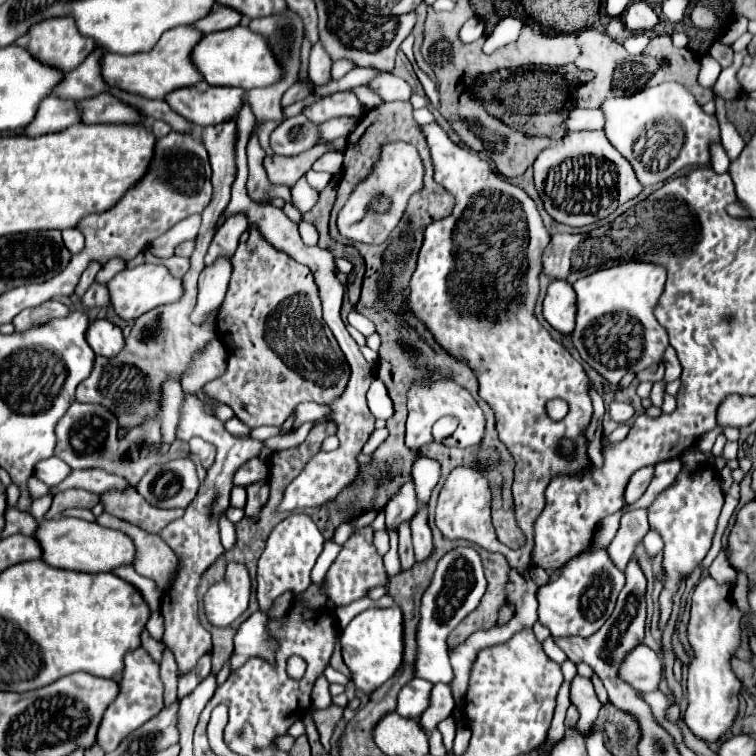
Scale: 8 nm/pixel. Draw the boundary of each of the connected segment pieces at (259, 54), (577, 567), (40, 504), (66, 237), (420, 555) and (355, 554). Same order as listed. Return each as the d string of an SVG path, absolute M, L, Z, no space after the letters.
M241 25L203 35L203 39L193 47L191 59L209 85L241 87L243 91L249 91L255 87L273 85L281 79L281 67L277 65L273 53L269 53L269 45L265 43L265 37Z
M605 549L591 555L573 557L557 579L539 587L537 603L539 603L539 621L551 629L555 639L563 637L591 637L613 613L617 595L625 585L625 575L619 571L609 557L605 557Z
M47 495L39 497L37 501L33 501L33 505L31 505L31 515L33 515L37 521L41 521L47 511L49 511L49 497L47 497Z
M65 229L63 231L63 241L65 241L65 247L71 251L71 253L79 253L85 245L85 237L79 229Z
M421 507L417 517L413 517L411 523L413 533L413 549L415 549L415 561L421 563L431 555L433 543L431 543L431 529L427 525L427 507Z
M365 527L361 531L355 531L347 543L343 545L343 551L339 557L333 561L331 569L327 571L325 577L325 593L335 601L335 605L347 605L355 599L365 597L365 593L377 585L387 583L387 573L383 567L383 559L377 557L377 551L373 549L373 531L371 527Z

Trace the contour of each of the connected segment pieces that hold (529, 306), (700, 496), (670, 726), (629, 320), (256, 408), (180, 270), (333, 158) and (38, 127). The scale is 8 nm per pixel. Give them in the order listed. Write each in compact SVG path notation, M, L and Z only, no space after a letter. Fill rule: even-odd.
M437 123L421 125L421 133L425 135L427 147L431 151L431 161L435 169L433 179L455 197L455 207L447 217L433 221L425 229L425 241L419 253L417 269L411 277L411 311L417 317L421 317L425 325L429 325L429 331L433 333L433 337L437 337L437 343L441 347L445 347L453 357L465 361L477 375L479 395L493 409L499 439L501 443L505 443L505 447L515 459L515 481L512 484L515 518L527 537L527 545L518 550L511 550L507 545L497 541L491 521L489 483L473 467L457 467L445 479L437 499L435 525L447 540L463 539L477 543L479 547L489 552L505 555L510 567L529 569L531 553L535 547L533 525L545 507L545 495L543 495L545 487L551 483L551 479L559 475L569 475L569 477L579 475L579 473L585 473L591 465L591 459L587 455L589 443L587 443L587 437L583 437L593 417L591 399L587 395L589 379L581 363L573 359L573 355L561 343L553 341L549 331L543 329L543 325L535 317L541 255L549 245L551 235L545 229L533 199L521 187L515 187L505 179L499 179L499 175L491 169L487 161L455 145ZM555 397L563 397L565 401L569 401L571 411L563 421L551 421L545 411L545 403ZM563 437L569 437L577 443L573 461L565 461L557 453L559 439Z
M703 469L701 473L679 473L677 481L671 487L667 487L649 507L649 525L661 533L663 543L665 543L663 567L667 571L667 583L659 597L659 603L661 603L659 625L661 627L665 627L671 615L673 595L679 587L679 581L705 559L711 547L711 539L715 535L721 507L723 507L723 493L719 487L719 477L713 469Z
M661 691L643 693L643 697L645 697L645 701L649 701L649 705L651 705L651 709L653 709L653 715L655 715L657 723L659 723L665 731L669 731L671 737L675 739L675 743L677 743L677 747L679 747L679 753L681 753L681 755L687 755L687 753L689 753L689 747L687 747L685 741L683 741L681 729L679 729L673 721L667 719L667 709L673 705L673 703L669 701L669 697L667 697L665 693L661 693Z
M631 261L631 263L621 263L621 265L615 265L609 269L601 269L593 275L587 275L573 283L573 289L577 293L577 325L571 333L571 341L573 341L575 349L579 351L581 359L587 361L599 375L603 375L613 385L619 385L619 381L627 373L637 375L643 369L647 369L663 359L669 339L667 339L665 327L661 327L659 321L655 319L653 309L659 303L659 297L663 293L665 275L667 275L665 267L659 267L653 263ZM635 317L643 325L643 337L635 337Z
M255 229L249 231L251 237L247 243L239 243L237 247L237 255L233 255L233 273L231 273L231 281L229 281L229 291L227 291L227 297L219 309L219 315L217 315L217 333L219 333L219 339L225 343L227 347L227 371L221 375L221 377L214 379L203 386L203 391L210 397L214 397L218 401L229 405L233 409L233 413L247 425L247 427L259 427L259 425L283 425L283 421L289 417L289 413L293 411L295 405L303 403L303 401L315 401L315 403L329 403L333 401L333 397L339 397L341 395L341 389L345 389L345 381L349 379L349 365L331 333L331 329L327 327L327 323L323 321L321 317L321 299L319 299L319 289L315 285L315 279L313 279L313 273L309 267L289 259L289 255L285 253L279 253L277 249L273 249ZM267 341L277 341L277 351L273 351L269 347Z
M173 255L169 259L161 259L159 263L163 263L171 271L173 277L183 277L185 271L189 269L189 259L183 259L183 257L177 257L177 255Z
M325 153L313 163L313 171L327 171L331 175L337 175L343 171L343 153Z
M45 97L39 103L35 119L23 129L23 135L37 137L45 133L55 133L73 123L79 123L79 109L75 101Z

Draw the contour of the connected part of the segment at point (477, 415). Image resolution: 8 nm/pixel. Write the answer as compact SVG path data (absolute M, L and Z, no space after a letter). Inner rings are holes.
M448 379L433 382L431 387L411 389L407 393L407 409L409 409L409 417L407 417L405 443L407 443L407 447L413 447L413 449L419 449L419 447L433 441L433 423L447 413L451 413L459 419L459 427L453 435L453 439L459 447L477 447L479 441L481 441L481 433L485 431L485 417L483 417L483 411L479 409L479 405L477 405L477 401L471 397L471 393L467 389L459 387L457 383Z

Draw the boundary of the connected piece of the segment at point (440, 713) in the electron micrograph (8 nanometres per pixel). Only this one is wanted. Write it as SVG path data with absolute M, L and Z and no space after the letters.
M435 683L433 691L431 691L431 703L429 709L423 713L423 717L419 717L419 725L425 733L431 733L433 729L437 729L437 725L447 719L453 711L455 703L449 691L449 685L445 683Z

